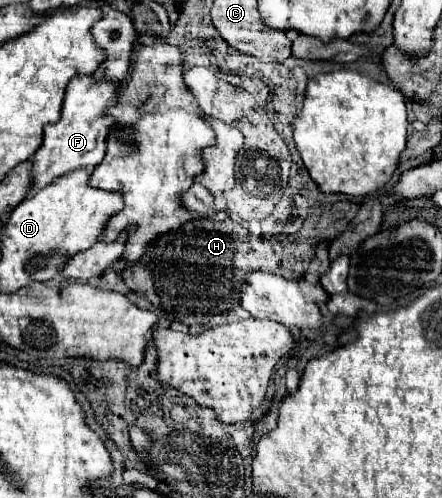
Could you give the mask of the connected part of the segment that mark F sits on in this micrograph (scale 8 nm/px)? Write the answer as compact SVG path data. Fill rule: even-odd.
M77 75L71 79L59 123L45 125L43 145L33 155L33 191L39 191L45 183L51 183L59 175L77 167L95 167L107 149L107 135L115 127L115 117L107 115L107 109L119 103L119 95L125 81L113 83L111 79L95 79L93 75Z

